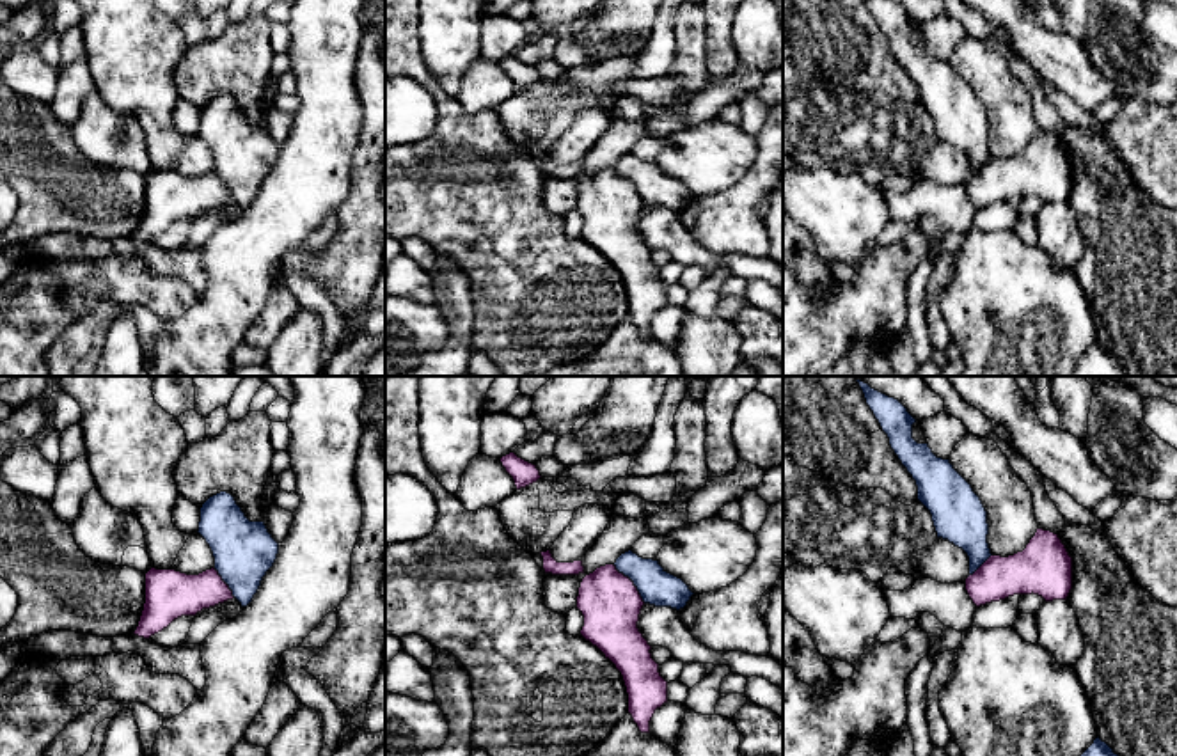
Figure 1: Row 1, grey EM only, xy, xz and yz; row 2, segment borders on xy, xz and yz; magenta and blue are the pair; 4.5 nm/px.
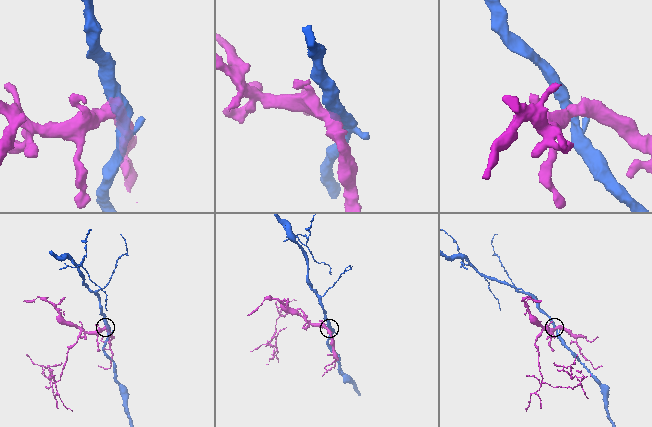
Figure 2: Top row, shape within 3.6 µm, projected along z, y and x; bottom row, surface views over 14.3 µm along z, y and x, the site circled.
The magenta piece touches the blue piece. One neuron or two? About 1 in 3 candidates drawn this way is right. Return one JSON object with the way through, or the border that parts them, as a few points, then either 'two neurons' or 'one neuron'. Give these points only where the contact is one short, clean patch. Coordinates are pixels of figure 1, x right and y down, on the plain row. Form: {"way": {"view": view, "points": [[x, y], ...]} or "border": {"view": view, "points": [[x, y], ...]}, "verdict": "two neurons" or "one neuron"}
{"border": {"view": "xz", "points": [[613, 167], [632, 185], [645, 204]]}, "verdict": "two neurons"}

